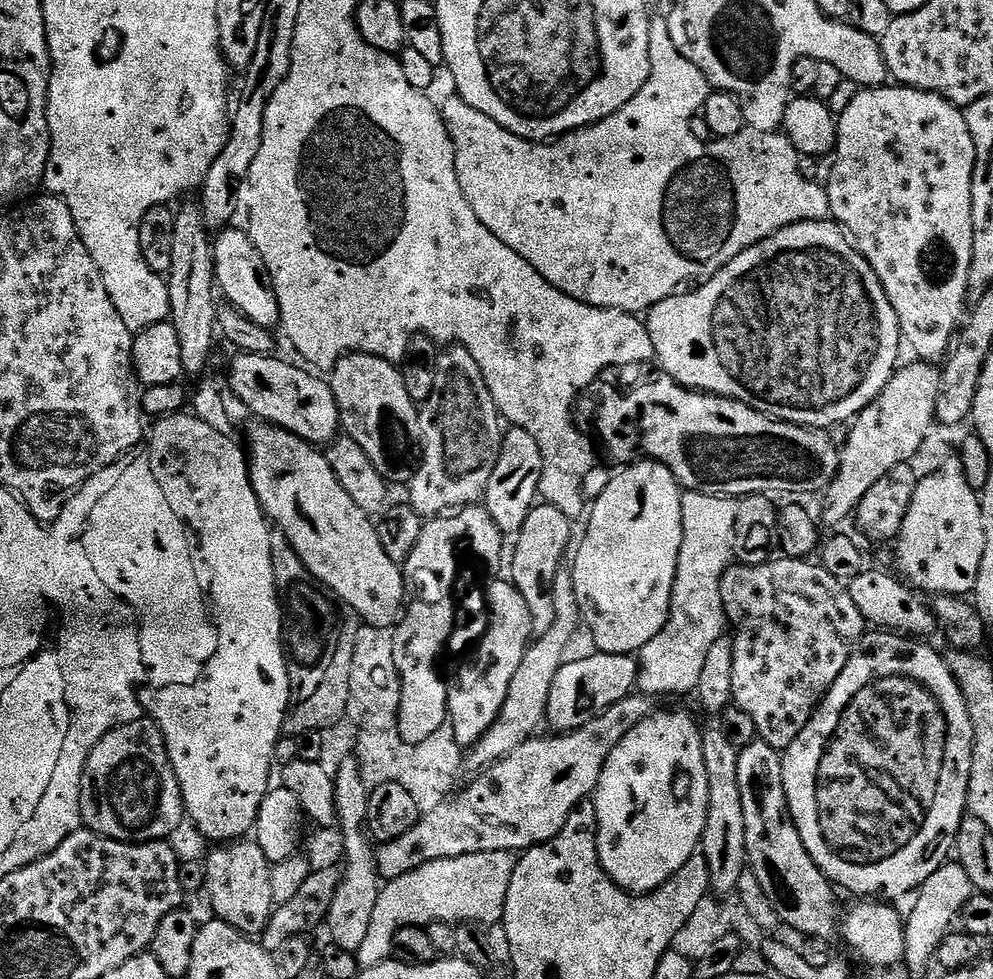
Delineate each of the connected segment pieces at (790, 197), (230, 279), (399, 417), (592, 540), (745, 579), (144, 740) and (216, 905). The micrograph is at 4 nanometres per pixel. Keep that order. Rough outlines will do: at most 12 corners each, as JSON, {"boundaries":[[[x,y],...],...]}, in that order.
{"boundaries":[[[652,20],[646,86],[523,140],[442,104],[466,202],[550,286],[647,313],[827,220],[779,131],[696,137]],[[247,231],[215,237],[225,301],[258,327],[280,323],[276,288]],[[393,361],[331,369],[343,431],[389,485],[420,467],[420,414]],[[644,458],[591,505],[570,567],[599,651],[666,626],[680,483]],[[737,563],[735,707],[777,750],[866,625],[819,563]],[[155,720],[121,722],[84,767],[80,819],[167,841],[184,795]],[[256,842],[206,859],[215,919],[260,938],[272,921],[273,865]]]}

